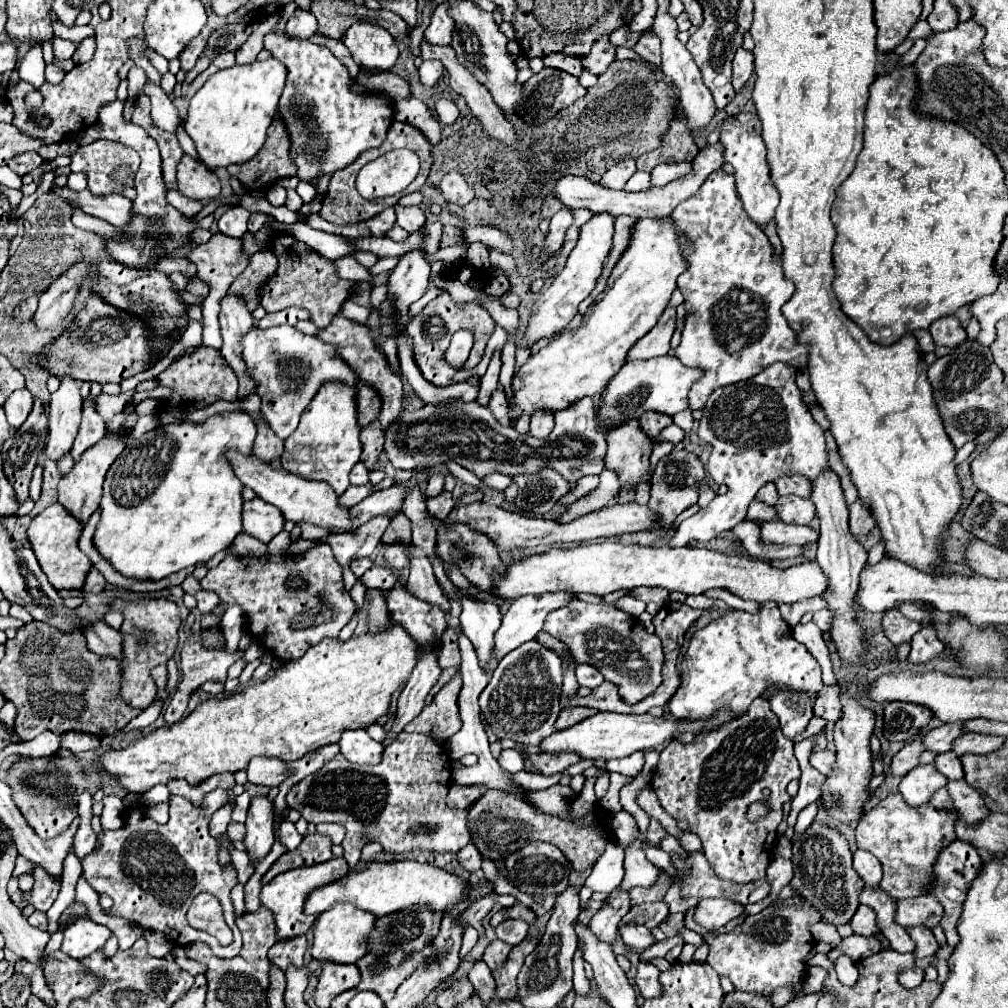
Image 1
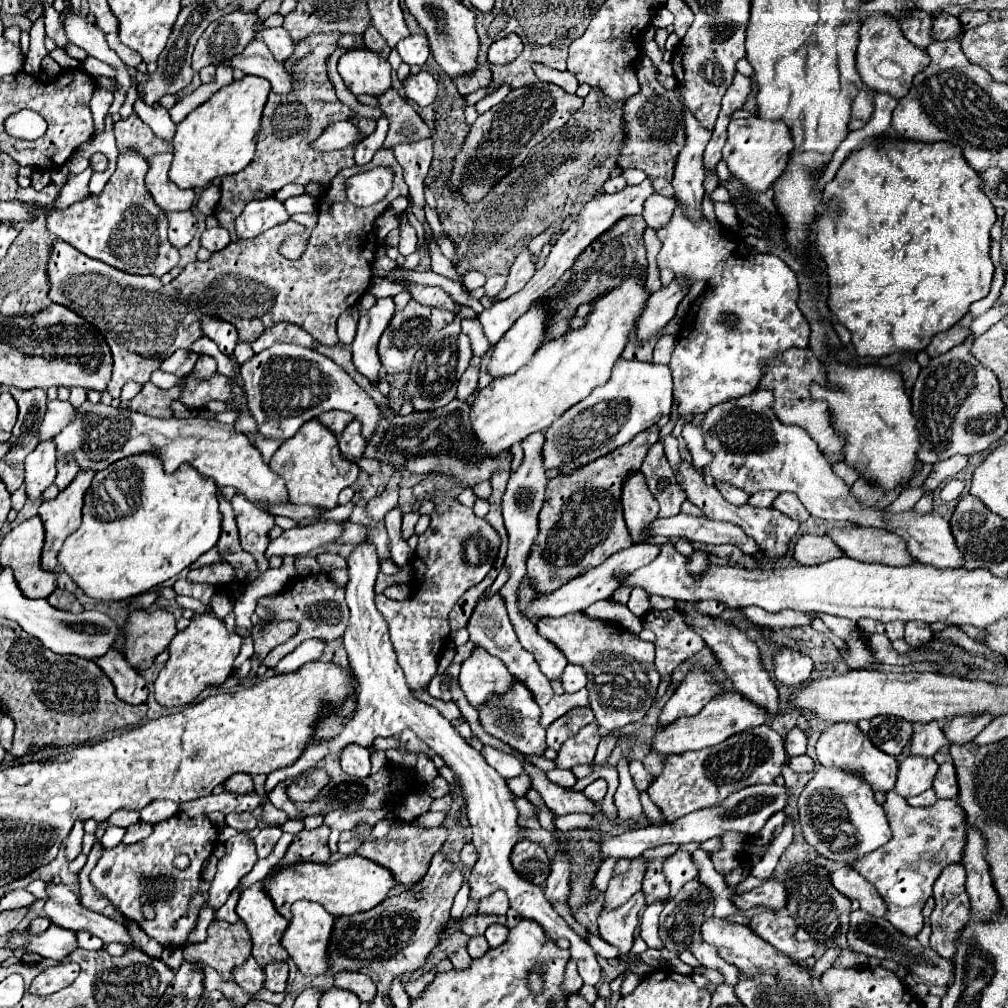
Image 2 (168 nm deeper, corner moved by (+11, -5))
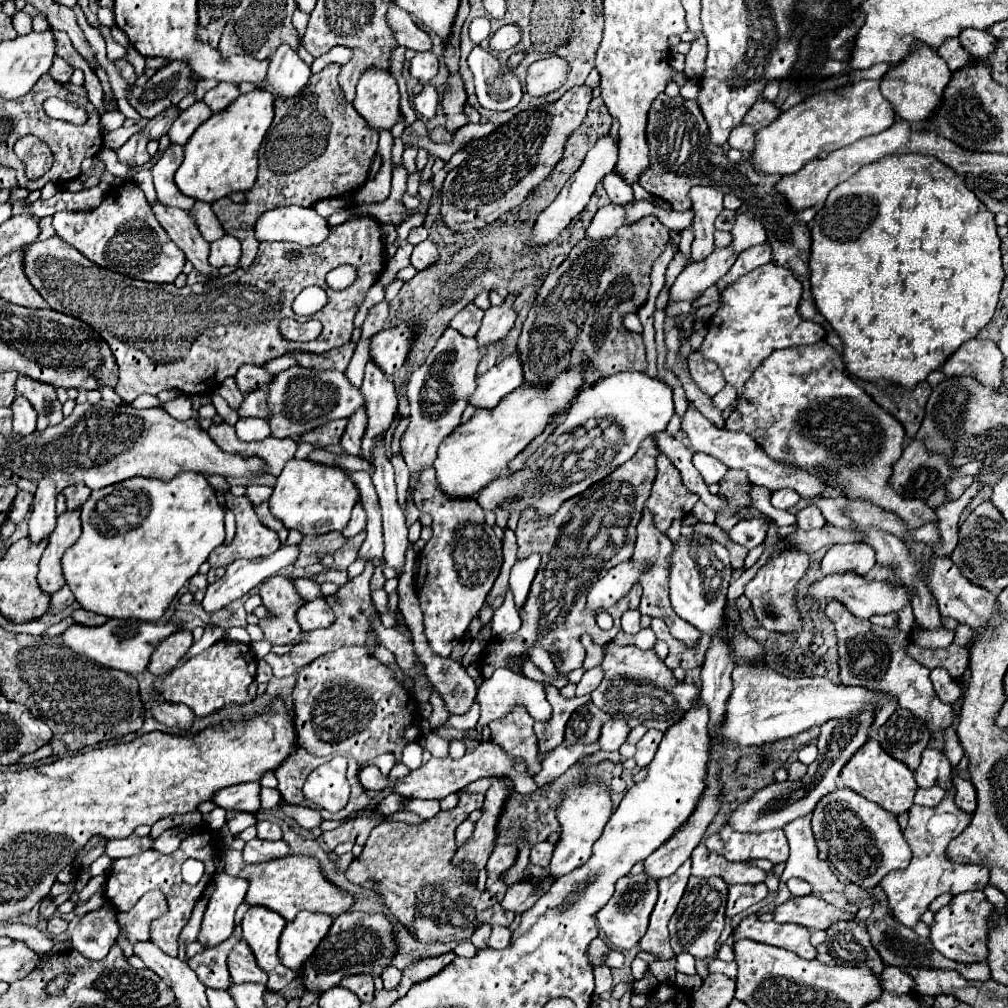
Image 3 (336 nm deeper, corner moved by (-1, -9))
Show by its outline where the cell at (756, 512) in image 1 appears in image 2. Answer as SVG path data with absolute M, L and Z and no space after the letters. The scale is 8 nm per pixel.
M715 480L713 484L715 484L715 488L723 494L723 498L725 498L727 502L731 502L731 504L745 504L747 498L749 498L743 490L739 490L739 488L723 482L723 480Z

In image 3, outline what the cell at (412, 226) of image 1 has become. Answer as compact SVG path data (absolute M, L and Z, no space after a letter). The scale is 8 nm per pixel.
M423 240L415 246L413 254L411 254L411 264L417 268L417 270L423 270L427 268L429 264L433 264L437 260L437 246L431 242L431 240Z

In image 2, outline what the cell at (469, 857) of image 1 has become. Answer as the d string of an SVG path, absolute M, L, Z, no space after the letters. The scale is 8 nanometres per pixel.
M469 842L469 844L461 850L461 864L463 864L465 868L471 868L475 862L477 862L477 850L475 850L475 846Z

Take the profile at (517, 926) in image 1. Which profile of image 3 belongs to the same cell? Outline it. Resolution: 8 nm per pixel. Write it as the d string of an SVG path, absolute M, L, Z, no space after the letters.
M493 926L493 934L489 938L491 948L507 948L511 942L511 930L505 926Z

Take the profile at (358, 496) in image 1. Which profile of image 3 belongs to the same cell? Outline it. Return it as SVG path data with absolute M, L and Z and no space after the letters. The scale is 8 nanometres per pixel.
M257 484L247 486L247 496L249 496L249 500L251 500L255 506L267 502L269 496L271 496L271 492L273 492L273 488L269 488L269 486L257 486Z

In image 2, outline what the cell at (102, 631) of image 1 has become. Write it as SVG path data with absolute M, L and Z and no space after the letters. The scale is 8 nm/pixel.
M117 650L107 652L107 656L101 656L99 660L95 660L95 664L99 664L99 668L103 668L103 672L111 678L117 698L121 698L127 704L143 704L147 702L147 680L127 664L125 656Z

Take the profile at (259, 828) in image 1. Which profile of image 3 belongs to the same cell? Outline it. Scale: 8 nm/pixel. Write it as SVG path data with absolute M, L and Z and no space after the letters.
M225 872L215 874L215 892L207 904L201 932L199 932L199 942L205 946L215 946L223 940L227 940L233 932L233 916L237 906L243 902L243 896L247 894L247 884L245 880L239 880L235 876L227 876Z

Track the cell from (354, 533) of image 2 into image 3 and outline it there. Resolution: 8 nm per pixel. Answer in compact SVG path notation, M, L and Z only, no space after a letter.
M327 532L323 536L305 536L299 544L301 554L295 562L295 566L309 566L317 564L323 556L337 552L347 544L347 538L341 532Z

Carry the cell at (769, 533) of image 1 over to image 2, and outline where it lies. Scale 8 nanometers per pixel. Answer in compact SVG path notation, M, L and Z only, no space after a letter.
M805 534L799 538L799 542L795 546L795 558L803 566L823 564L823 562L829 562L839 556L843 556L843 550L835 542L831 542L829 536Z

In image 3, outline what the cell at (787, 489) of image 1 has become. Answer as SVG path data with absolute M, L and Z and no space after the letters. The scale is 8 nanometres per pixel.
M807 506L803 510L799 510L797 514L797 526L801 530L813 530L813 528L823 528L827 524L827 520L823 518L821 510L817 506Z

